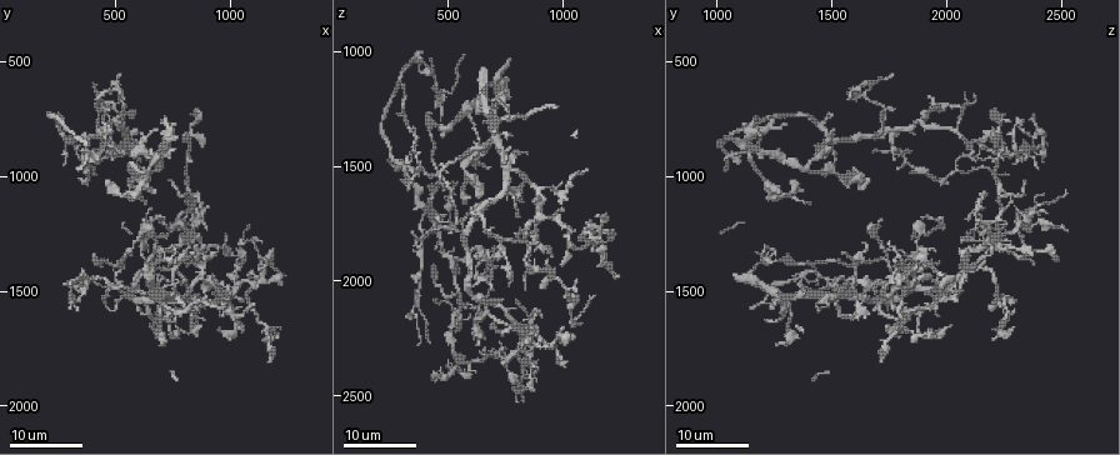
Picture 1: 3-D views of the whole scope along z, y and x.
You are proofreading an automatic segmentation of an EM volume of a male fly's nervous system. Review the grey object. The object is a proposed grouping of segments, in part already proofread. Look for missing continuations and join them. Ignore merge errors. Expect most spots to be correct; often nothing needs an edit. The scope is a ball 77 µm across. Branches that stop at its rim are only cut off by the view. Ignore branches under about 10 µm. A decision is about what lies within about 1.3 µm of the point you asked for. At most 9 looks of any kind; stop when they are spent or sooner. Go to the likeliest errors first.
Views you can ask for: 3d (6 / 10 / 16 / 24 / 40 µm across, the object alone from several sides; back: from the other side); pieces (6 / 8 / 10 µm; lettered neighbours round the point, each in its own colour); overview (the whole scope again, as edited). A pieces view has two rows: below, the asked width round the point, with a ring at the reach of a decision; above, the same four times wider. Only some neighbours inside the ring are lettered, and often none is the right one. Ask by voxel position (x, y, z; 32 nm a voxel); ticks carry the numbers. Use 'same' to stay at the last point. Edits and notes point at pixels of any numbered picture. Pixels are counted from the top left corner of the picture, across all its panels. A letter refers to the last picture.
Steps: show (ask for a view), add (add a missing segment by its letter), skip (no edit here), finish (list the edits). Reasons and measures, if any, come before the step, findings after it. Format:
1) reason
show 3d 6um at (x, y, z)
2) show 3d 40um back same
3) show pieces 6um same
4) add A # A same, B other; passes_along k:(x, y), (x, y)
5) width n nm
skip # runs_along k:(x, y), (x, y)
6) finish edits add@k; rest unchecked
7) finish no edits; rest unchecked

an open end
show 3d 24um at (1230, 1440, 1980)

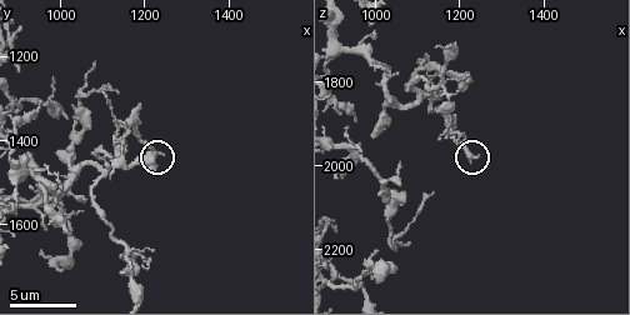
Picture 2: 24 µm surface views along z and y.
show pieces 10um at (1245, 1435, 1980)

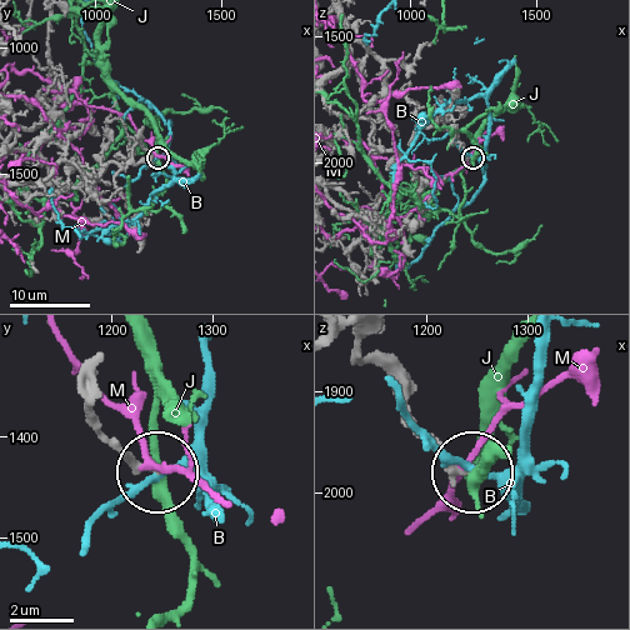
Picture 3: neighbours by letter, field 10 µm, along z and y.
skip # B other, J other, M other; no lettered segment goes on from it

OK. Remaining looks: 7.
thin end
show 3d 16um at (710, 1440, 1940)

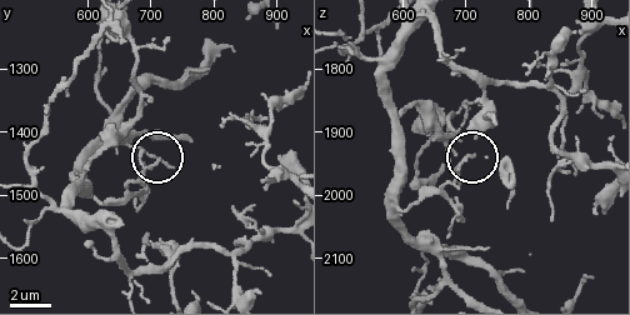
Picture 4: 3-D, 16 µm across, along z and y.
show pieces 10um at (715, 1450, 1935)

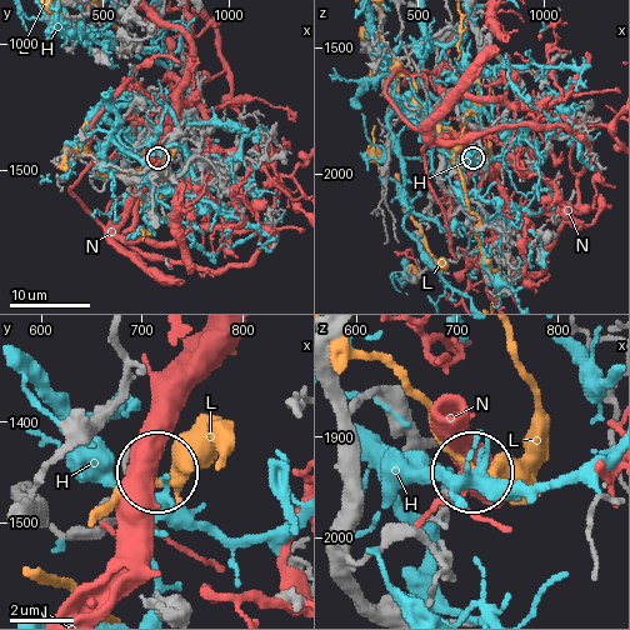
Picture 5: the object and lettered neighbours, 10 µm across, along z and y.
width 150 nm
skip # H other, L other, N other; no lettered segment goes on from it

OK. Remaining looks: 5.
branch stops here
show 3d 10um at (1000, 1425, 1935)

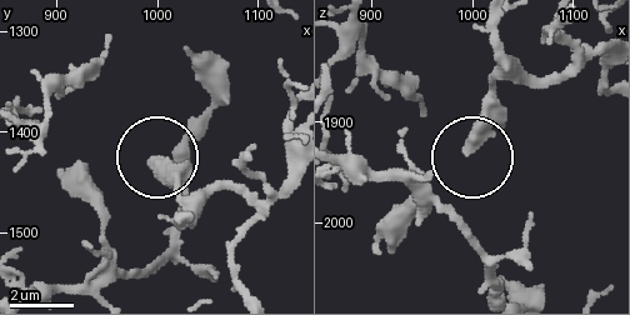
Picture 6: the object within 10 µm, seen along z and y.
see the neighbours
show pieces 6um at (1000, 1430, 1930)

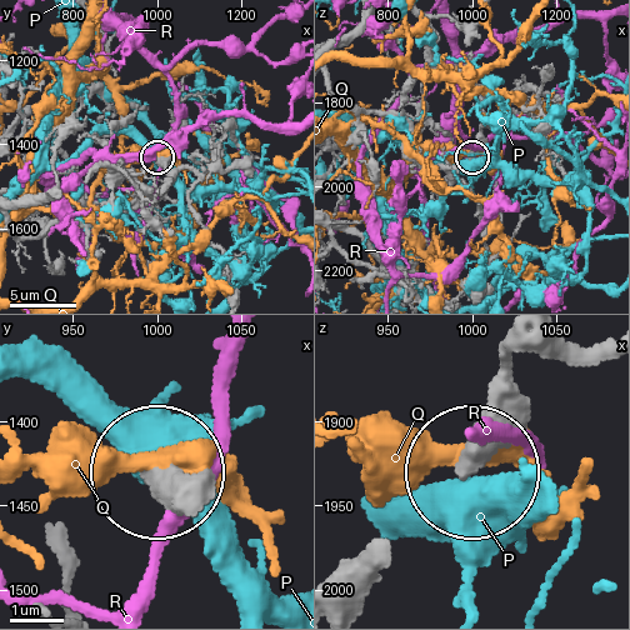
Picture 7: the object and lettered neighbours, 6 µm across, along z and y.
width 420 nm
skip # P other, Q other, R other; runs_along 7:(515, 348), (501, 429), (470, 464); no lettered segment goes on from it

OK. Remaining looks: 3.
branch stops here
show 3d 16um at (1220, 1420, 1790)

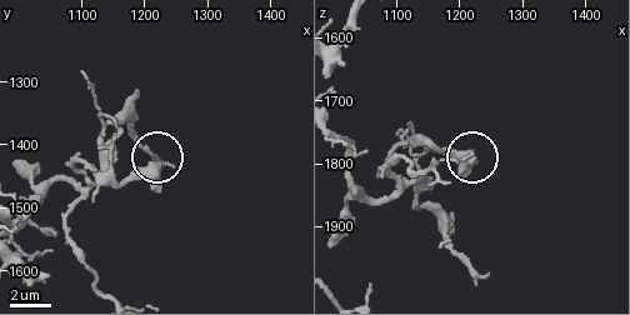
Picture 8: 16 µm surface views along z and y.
show pieces 10um same

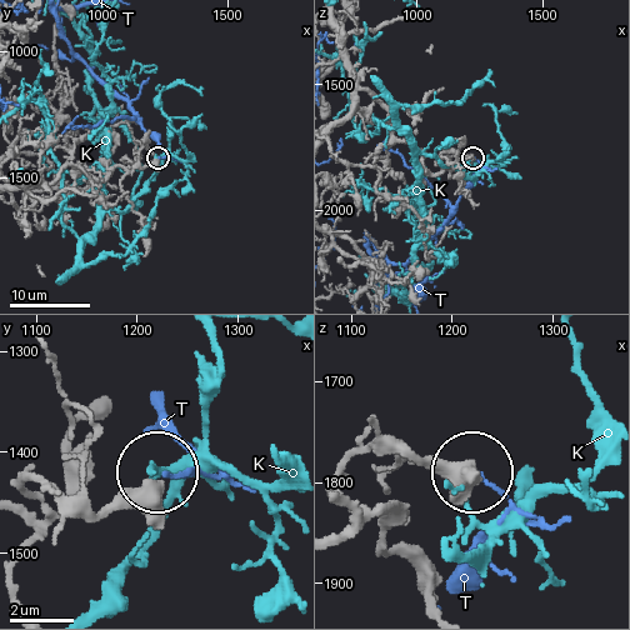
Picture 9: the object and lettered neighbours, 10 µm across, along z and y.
width 510 nm
skip # K other, T other; runs_along 9:(20, 510), (41, 505), (28, 480), (116, 510), (154, 480); none of them fits

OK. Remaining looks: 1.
finish no edits; rest unchecked

